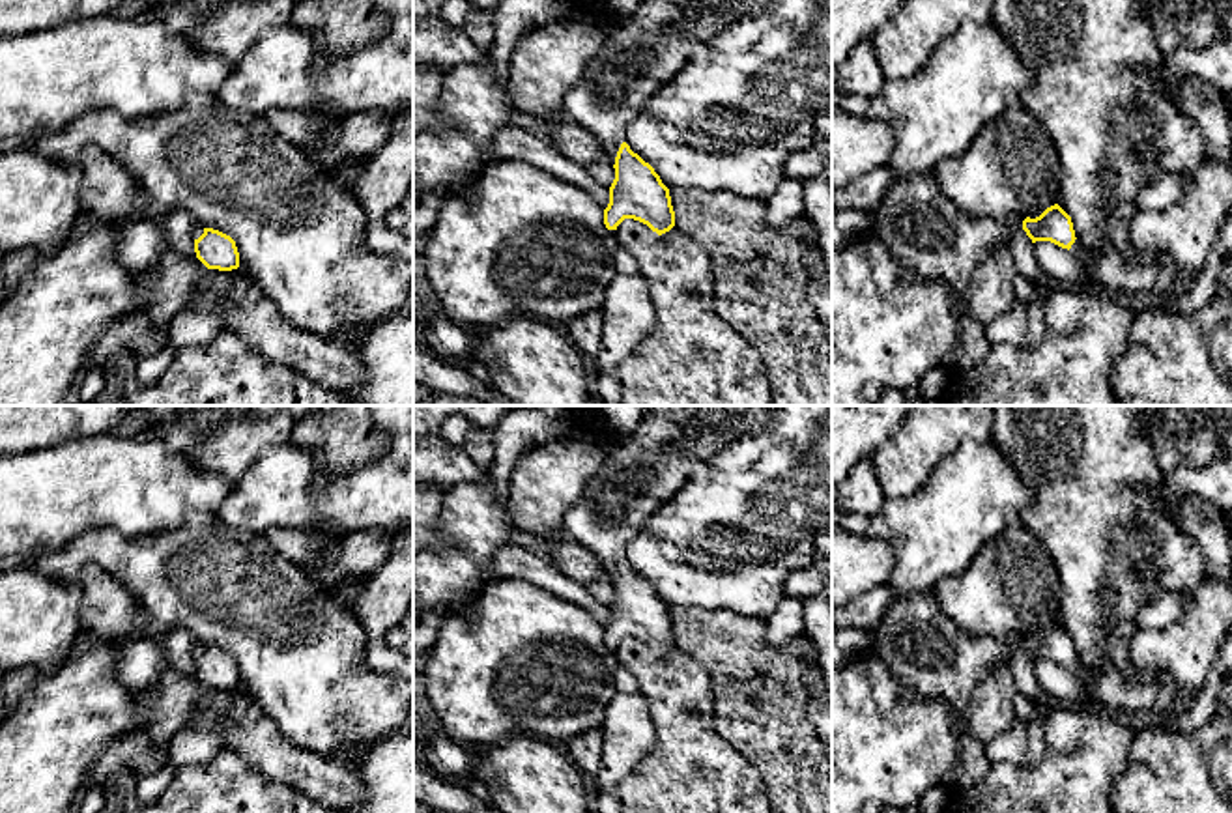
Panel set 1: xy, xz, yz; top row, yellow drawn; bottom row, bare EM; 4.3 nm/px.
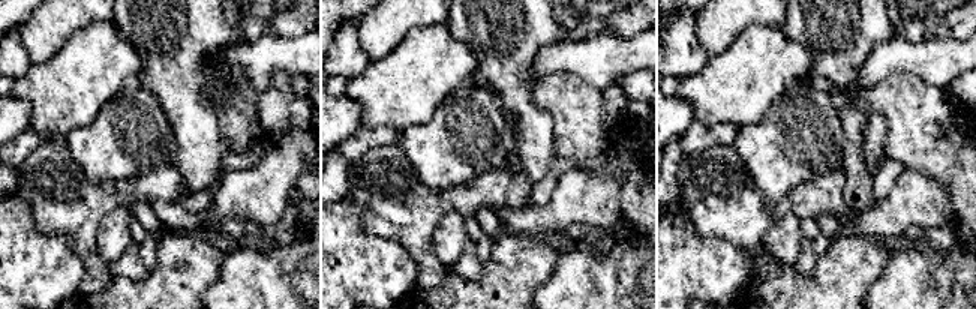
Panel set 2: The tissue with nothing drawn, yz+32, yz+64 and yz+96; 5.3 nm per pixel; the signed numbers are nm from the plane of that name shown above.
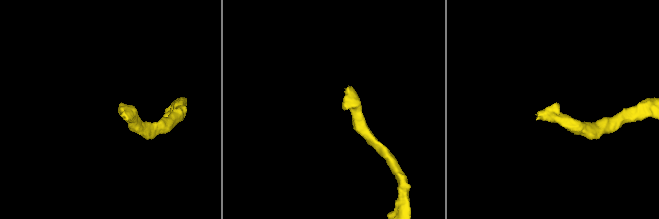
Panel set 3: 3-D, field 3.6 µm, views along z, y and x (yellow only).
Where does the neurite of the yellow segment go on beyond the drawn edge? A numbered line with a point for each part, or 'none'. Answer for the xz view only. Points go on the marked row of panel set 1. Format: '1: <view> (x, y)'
1: xz (647, 49)

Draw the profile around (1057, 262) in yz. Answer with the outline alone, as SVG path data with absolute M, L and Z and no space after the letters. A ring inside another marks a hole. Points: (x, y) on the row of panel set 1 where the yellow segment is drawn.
M1036 241L1032 243L1032 252L1039 269L1066 284L1073 284L1075 288L1082 288L1086 282L1086 271L1081 262L1067 250L1051 241Z

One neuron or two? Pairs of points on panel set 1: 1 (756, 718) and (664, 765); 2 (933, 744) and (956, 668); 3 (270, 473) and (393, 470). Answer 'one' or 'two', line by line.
1: two
2: two
3: one

